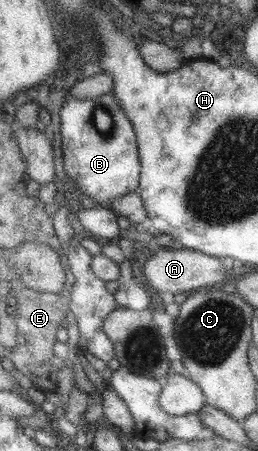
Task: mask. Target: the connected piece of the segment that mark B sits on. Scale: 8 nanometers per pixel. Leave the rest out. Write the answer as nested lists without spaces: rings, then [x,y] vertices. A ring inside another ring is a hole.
[[[112,94],[90,99],[66,96],[60,110],[62,156],[70,180],[86,194],[86,204],[105,205],[110,200],[140,187],[141,160],[137,152],[136,131],[125,110]]]

